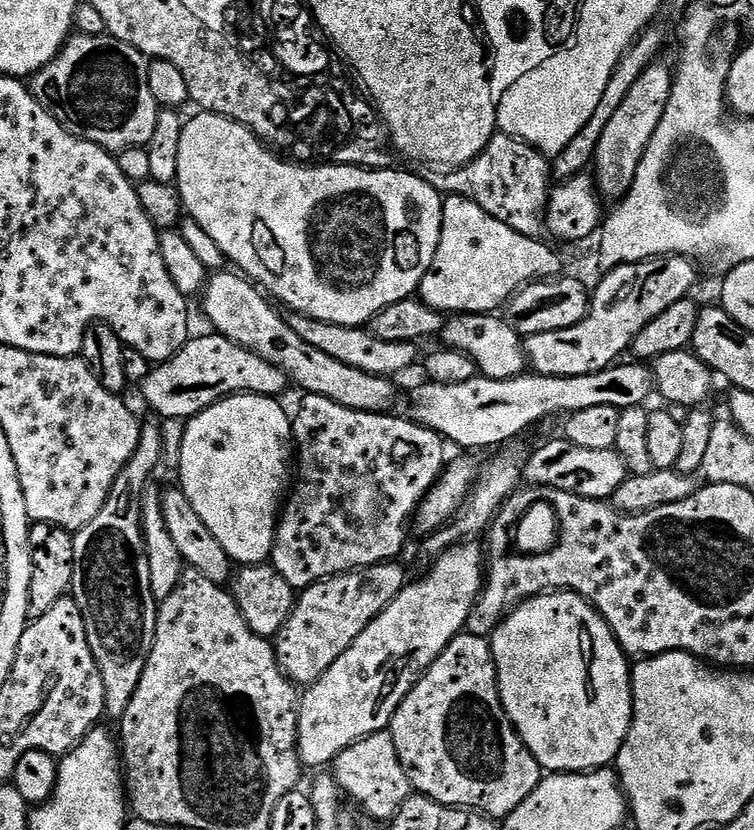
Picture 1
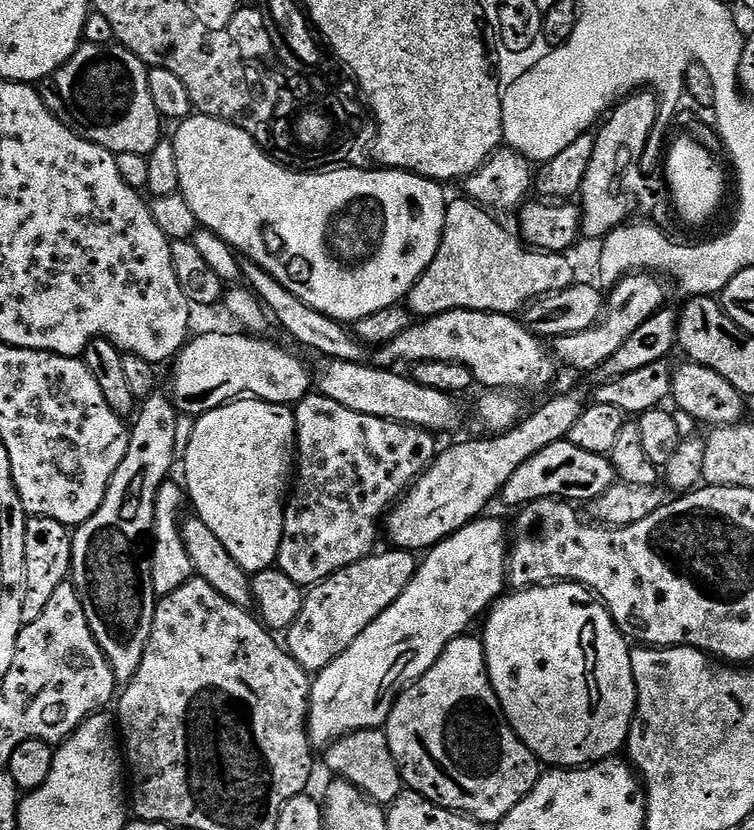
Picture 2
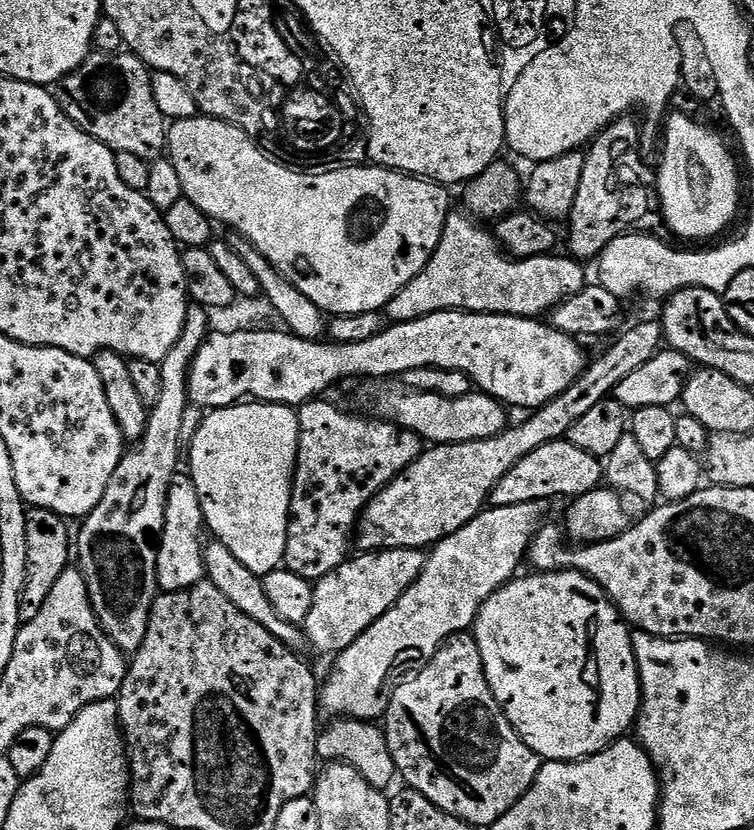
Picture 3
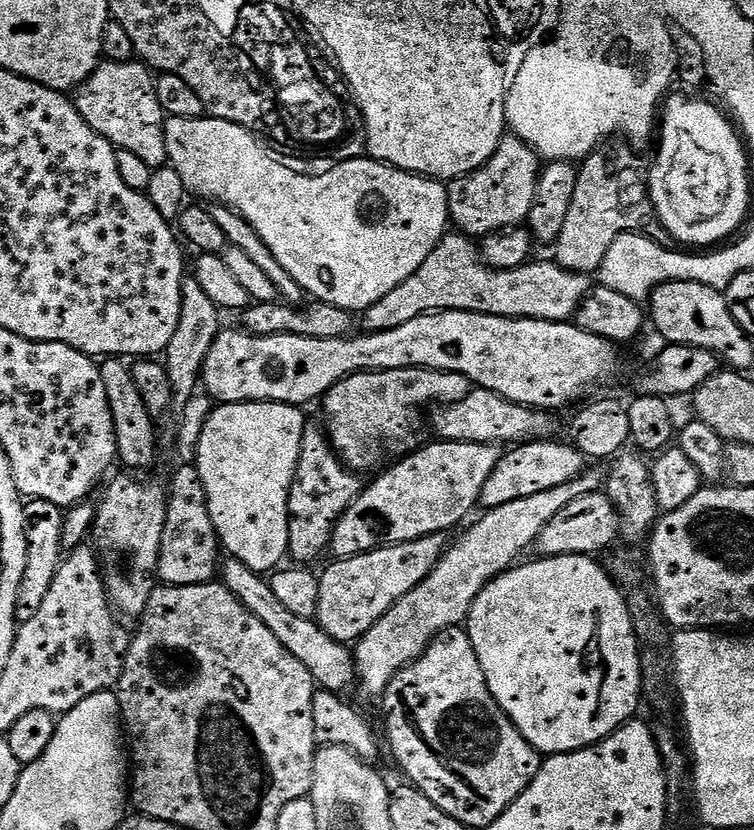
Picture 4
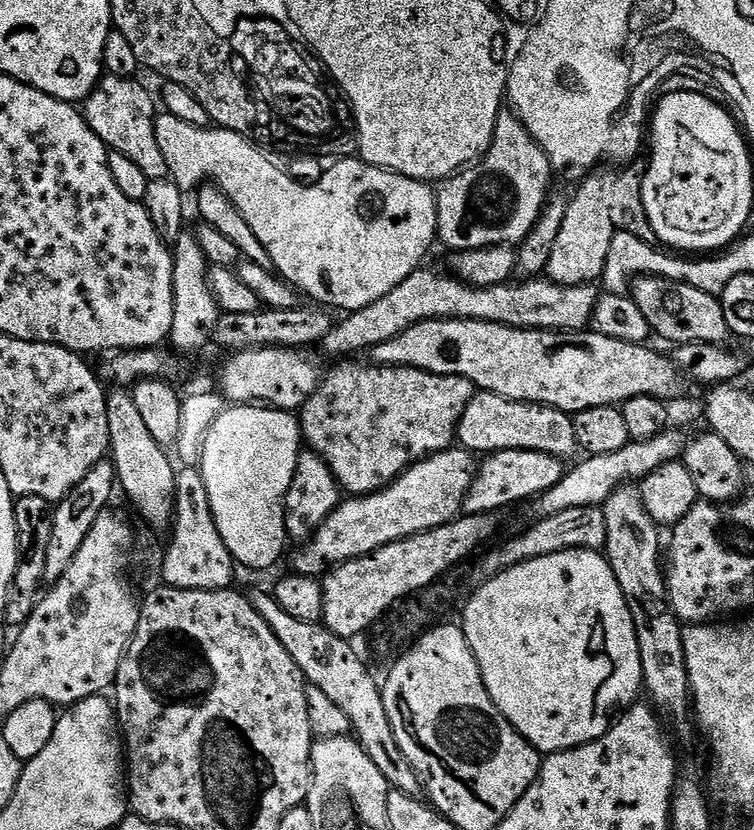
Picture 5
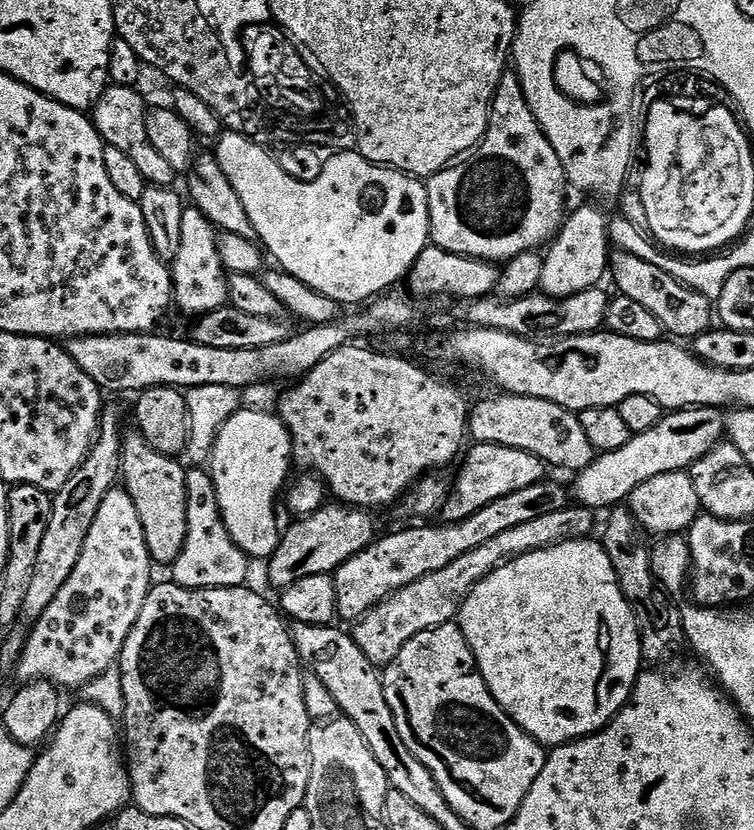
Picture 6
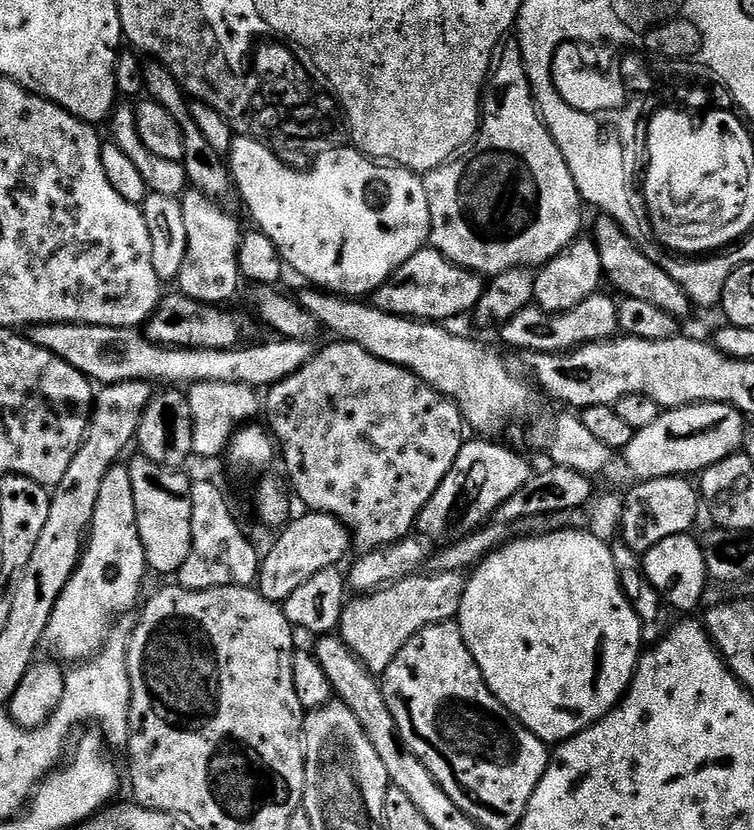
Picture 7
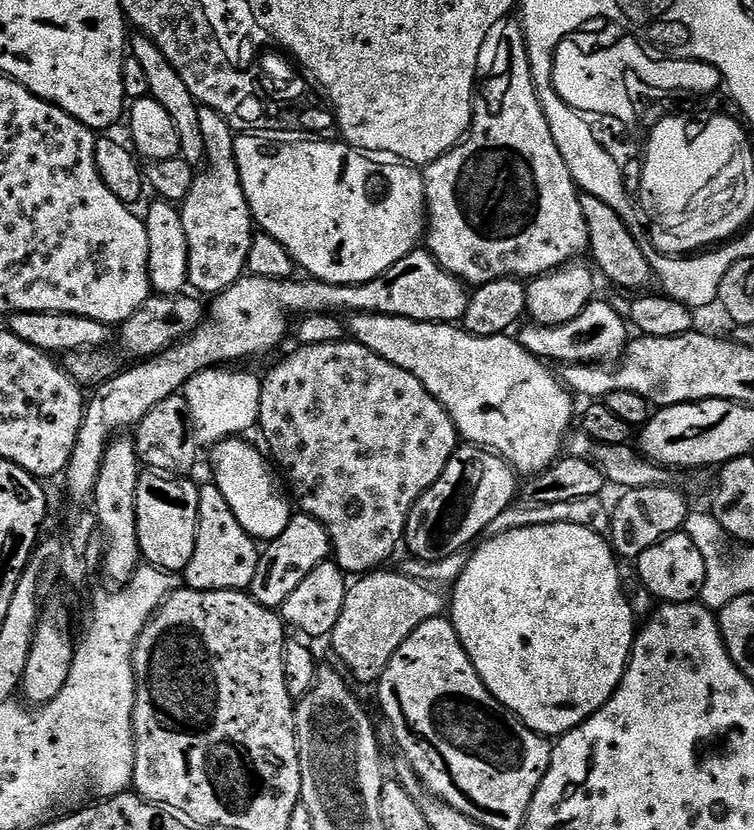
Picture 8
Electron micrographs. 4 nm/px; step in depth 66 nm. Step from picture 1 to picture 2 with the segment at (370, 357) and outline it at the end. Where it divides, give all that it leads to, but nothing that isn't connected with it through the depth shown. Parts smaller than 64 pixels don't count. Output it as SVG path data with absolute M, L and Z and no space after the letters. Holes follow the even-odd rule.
M241 259L240 275L243 283L251 291L255 292L256 299L271 313L274 320L274 315L276 315L277 322L302 347L309 348L312 352L317 352L320 358L330 360L345 360L346 362L359 364L365 359L365 345L356 339L353 329L347 323L330 318L326 314L316 312L310 306L306 306L306 302L302 302L302 298L294 298L294 294L290 294L290 290L286 290L286 286L282 286L282 282L278 282L270 274L266 274L266 270L262 270L262 266L258 266L250 259Z

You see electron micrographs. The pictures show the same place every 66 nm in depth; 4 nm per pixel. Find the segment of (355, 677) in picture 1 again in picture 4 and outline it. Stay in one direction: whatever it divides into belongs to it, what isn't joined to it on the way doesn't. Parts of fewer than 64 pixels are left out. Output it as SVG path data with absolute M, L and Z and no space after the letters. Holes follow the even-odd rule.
M586 470L578 478L562 486L554 486L554 490L542 490L542 494L514 498L514 502L506 502L506 506L487 509L483 513L484 517L453 548L451 545L445 551L432 573L418 586L414 586L414 590L398 601L395 608L388 611L355 645L356 675L359 683L364 683L365 694L383 697L391 680L409 664L413 664L439 632L467 621L468 611L480 591L495 576L513 567L527 548L529 551L535 545L538 534L542 534L550 518L555 518L565 506L570 506L574 498L601 491L601 488L601 473L599 476L592 470Z

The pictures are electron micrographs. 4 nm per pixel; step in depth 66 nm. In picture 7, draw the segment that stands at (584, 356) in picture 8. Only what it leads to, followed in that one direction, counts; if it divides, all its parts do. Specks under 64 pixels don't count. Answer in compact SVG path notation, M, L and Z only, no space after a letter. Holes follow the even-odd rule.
M597 294L586 298L586 302L578 302L574 310L565 312L543 312L541 308L529 306L523 308L514 318L510 318L505 324L499 325L498 333L512 348L525 348L525 353L534 352L570 352L582 344L596 344L600 340L610 340L617 335L620 323L618 322L618 310L616 309L617 301L611 300L605 294Z

